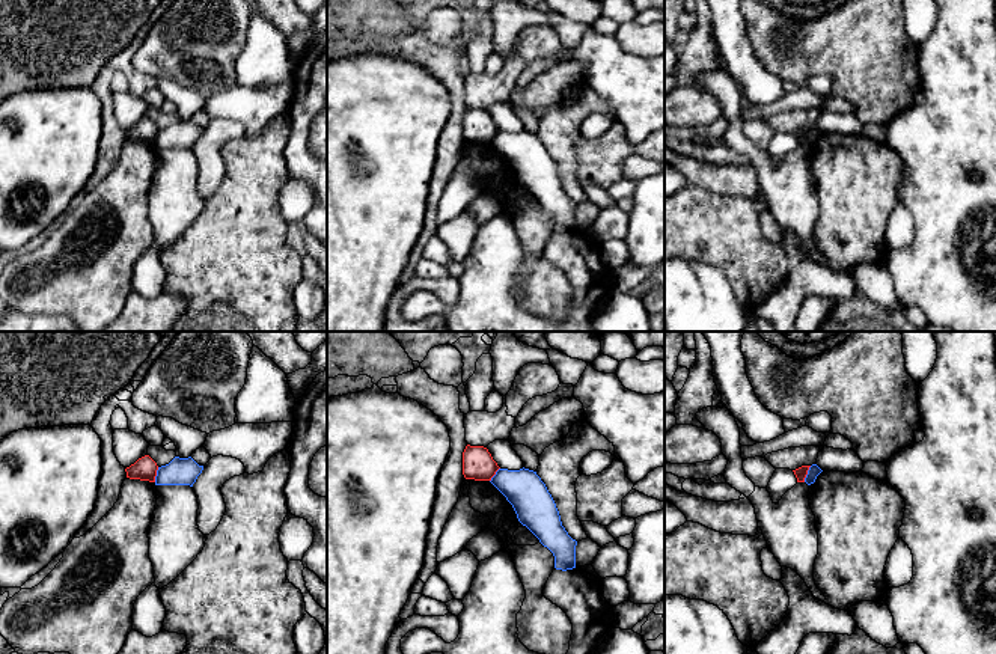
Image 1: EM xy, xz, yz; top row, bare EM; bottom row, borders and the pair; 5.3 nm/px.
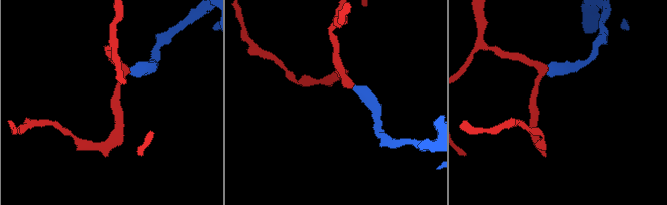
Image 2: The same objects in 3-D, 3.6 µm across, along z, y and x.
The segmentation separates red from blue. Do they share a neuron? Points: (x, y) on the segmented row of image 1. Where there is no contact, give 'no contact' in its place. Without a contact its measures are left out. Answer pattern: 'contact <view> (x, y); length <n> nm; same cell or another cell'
contact yz (806, 473); length 100 nm; another cell

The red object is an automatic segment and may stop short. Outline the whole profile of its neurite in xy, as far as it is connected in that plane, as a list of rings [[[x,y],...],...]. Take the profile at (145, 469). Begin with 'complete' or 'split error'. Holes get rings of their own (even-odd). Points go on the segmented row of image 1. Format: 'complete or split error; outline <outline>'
complete; outline [[[149,455],[139,458],[134,464],[125,469],[127,478],[149,482],[155,482],[157,470],[158,466]]]

